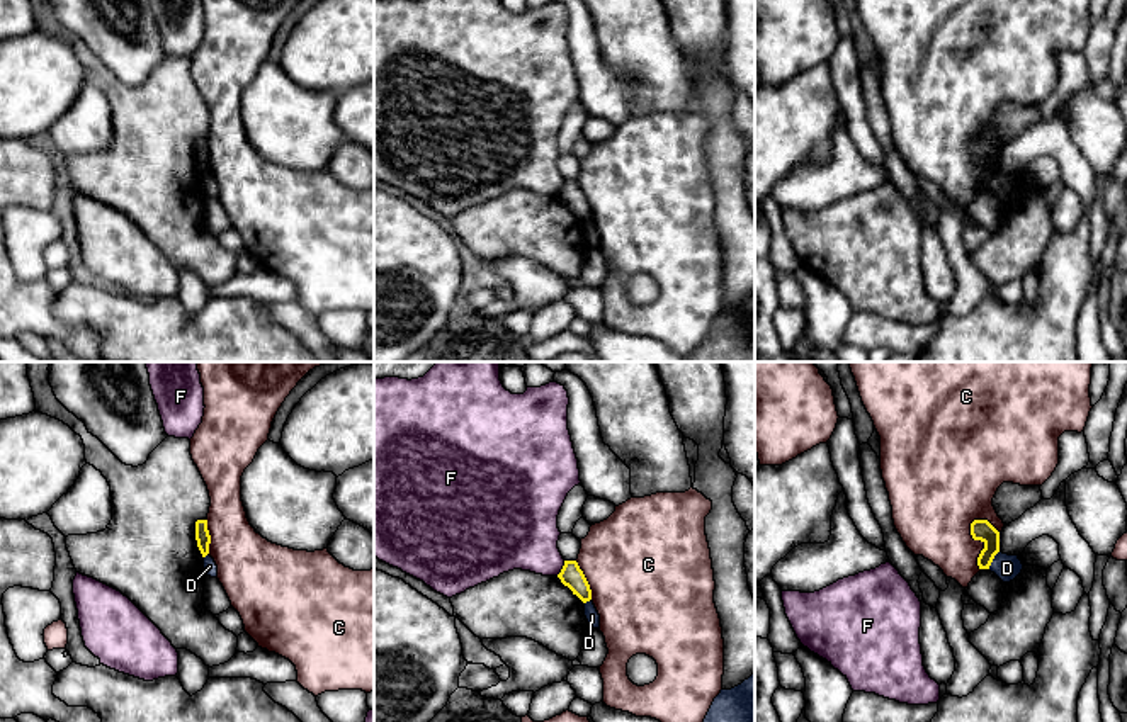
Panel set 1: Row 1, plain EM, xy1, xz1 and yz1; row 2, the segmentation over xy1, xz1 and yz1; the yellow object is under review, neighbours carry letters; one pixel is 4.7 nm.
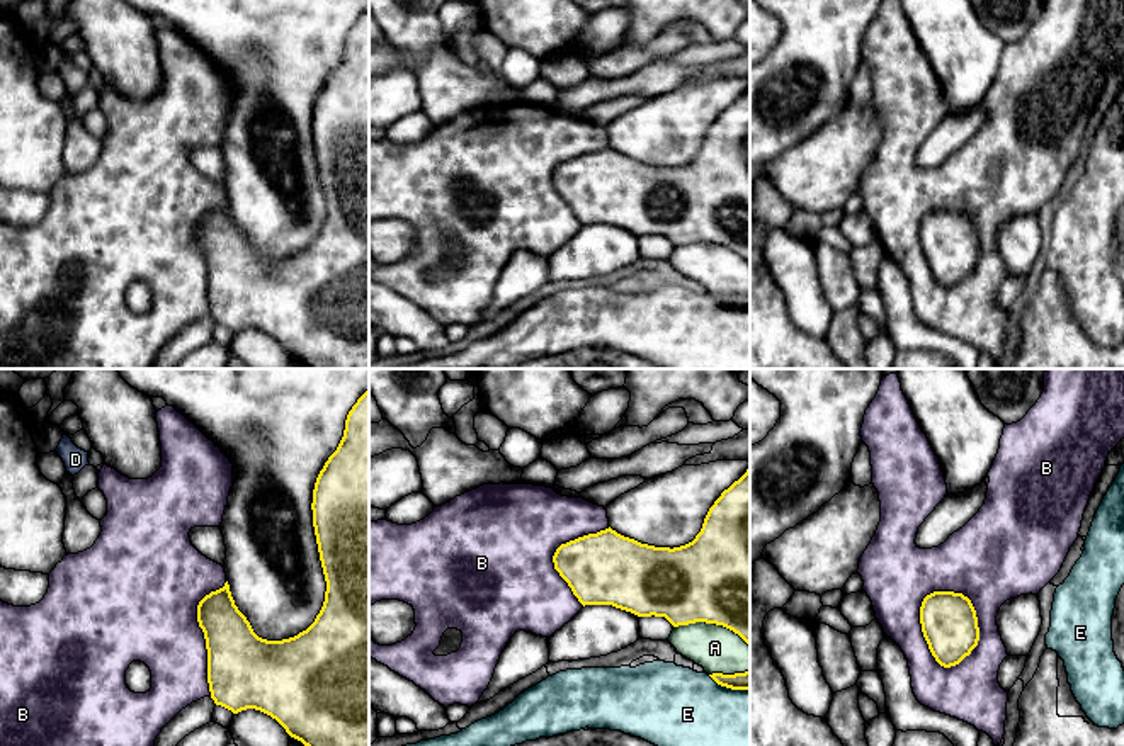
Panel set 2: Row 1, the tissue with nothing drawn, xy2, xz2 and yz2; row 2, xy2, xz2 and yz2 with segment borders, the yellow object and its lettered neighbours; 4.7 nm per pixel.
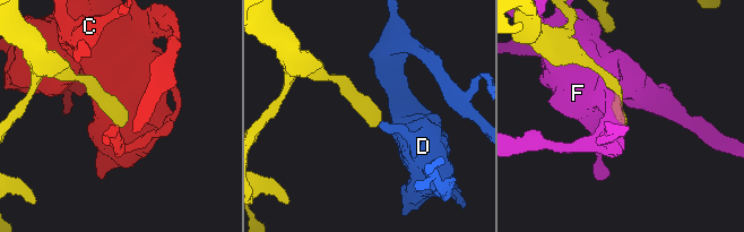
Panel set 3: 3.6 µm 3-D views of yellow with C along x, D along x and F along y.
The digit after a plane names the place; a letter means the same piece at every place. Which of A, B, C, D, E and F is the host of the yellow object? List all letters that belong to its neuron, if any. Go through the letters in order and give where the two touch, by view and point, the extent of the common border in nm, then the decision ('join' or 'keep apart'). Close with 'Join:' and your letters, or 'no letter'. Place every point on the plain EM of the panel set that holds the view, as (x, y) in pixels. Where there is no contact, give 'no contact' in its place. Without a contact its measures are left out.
A: contact xz2 (713, 242); length 360 nm; keep apart
B: contact yz2 (922, 248); length 380 nm; join
C: contact yz1 (976, 158); length 260 nm; keep apart
D: contact yz1 (993, 177); length 100 nm; keep apart
E: contact xz2 (728, 306); length 220 nm; keep apart
F: contact xz1 (563, 187); length 80 nm; keep apart
Join: B

